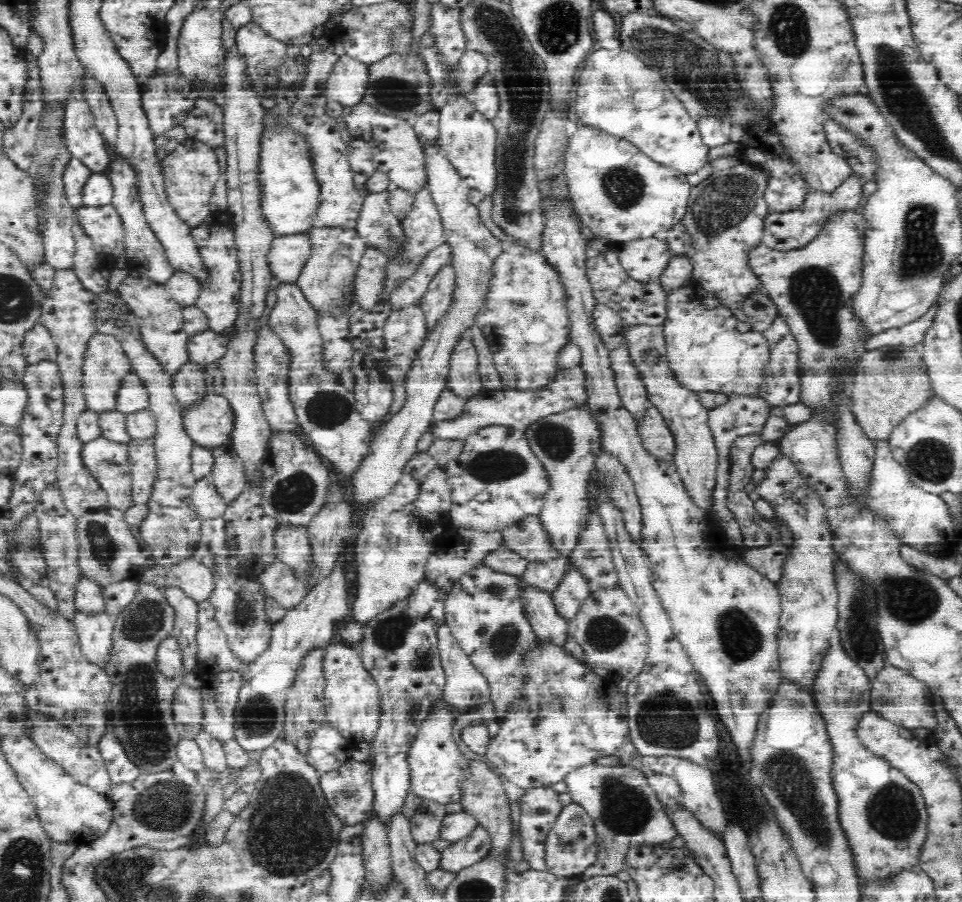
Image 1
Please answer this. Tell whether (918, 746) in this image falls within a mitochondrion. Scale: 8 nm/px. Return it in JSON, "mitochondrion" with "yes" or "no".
{"mitochondrion":"no"}

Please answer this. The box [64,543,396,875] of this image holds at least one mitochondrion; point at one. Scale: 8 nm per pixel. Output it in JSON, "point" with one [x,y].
{"point":[138,705]}

